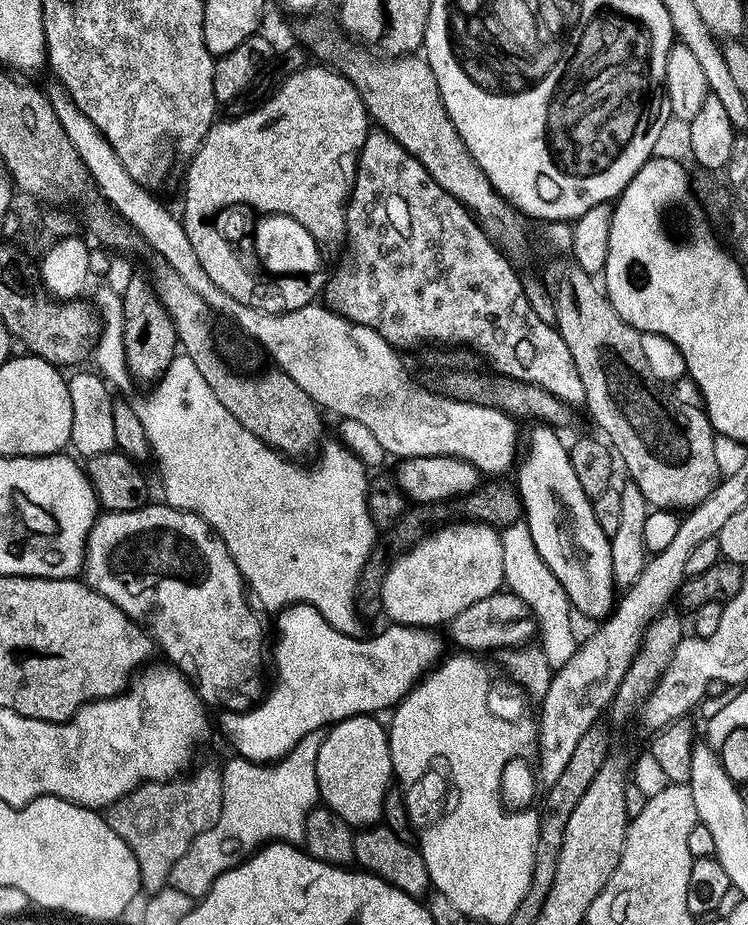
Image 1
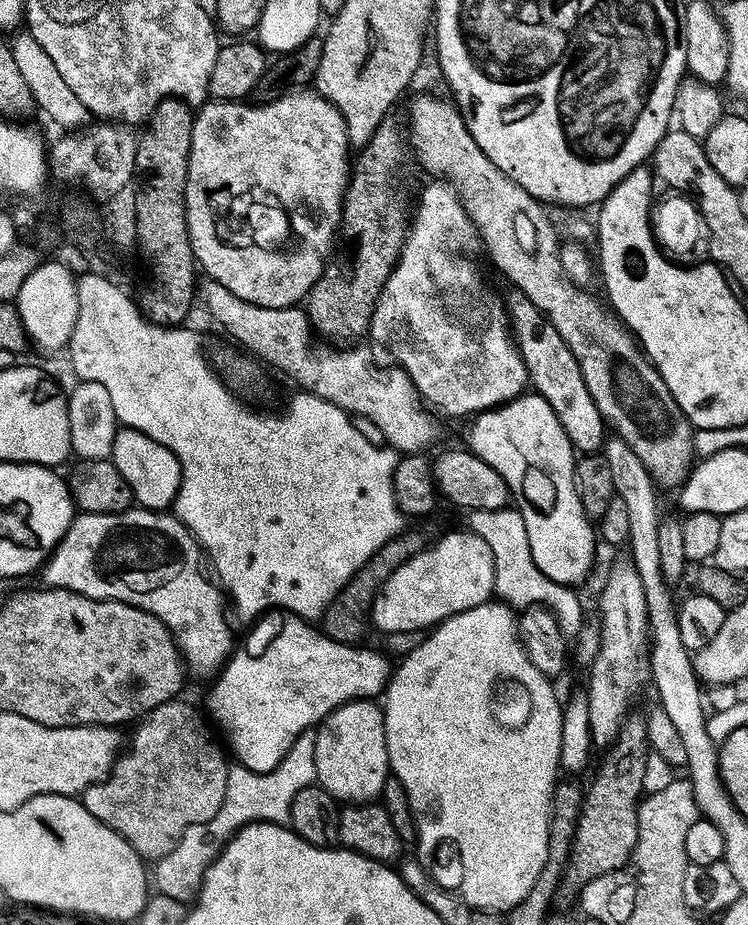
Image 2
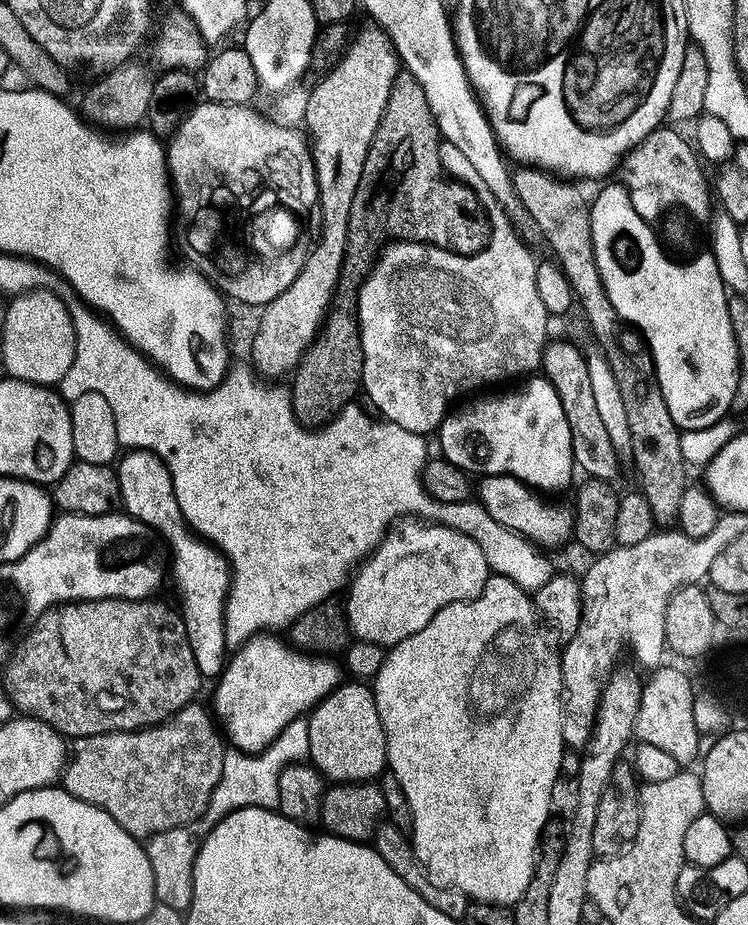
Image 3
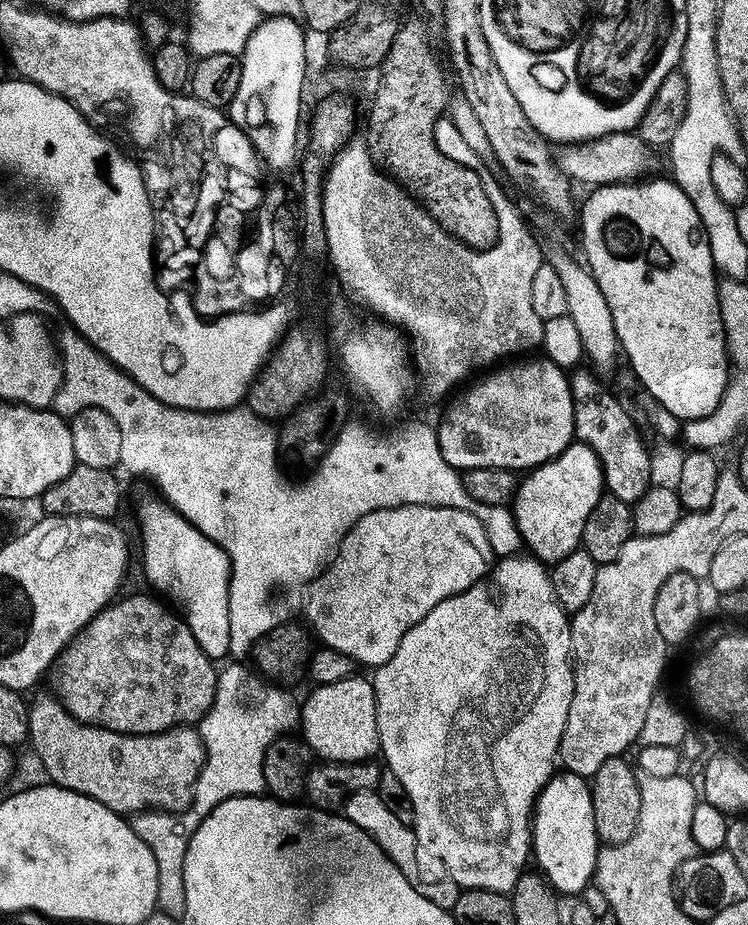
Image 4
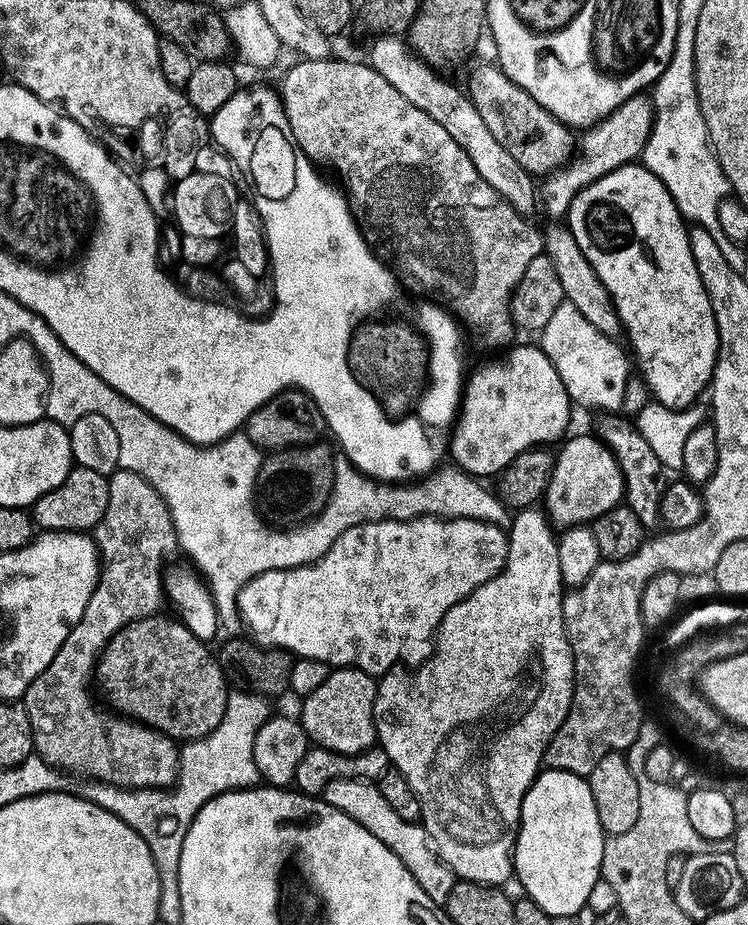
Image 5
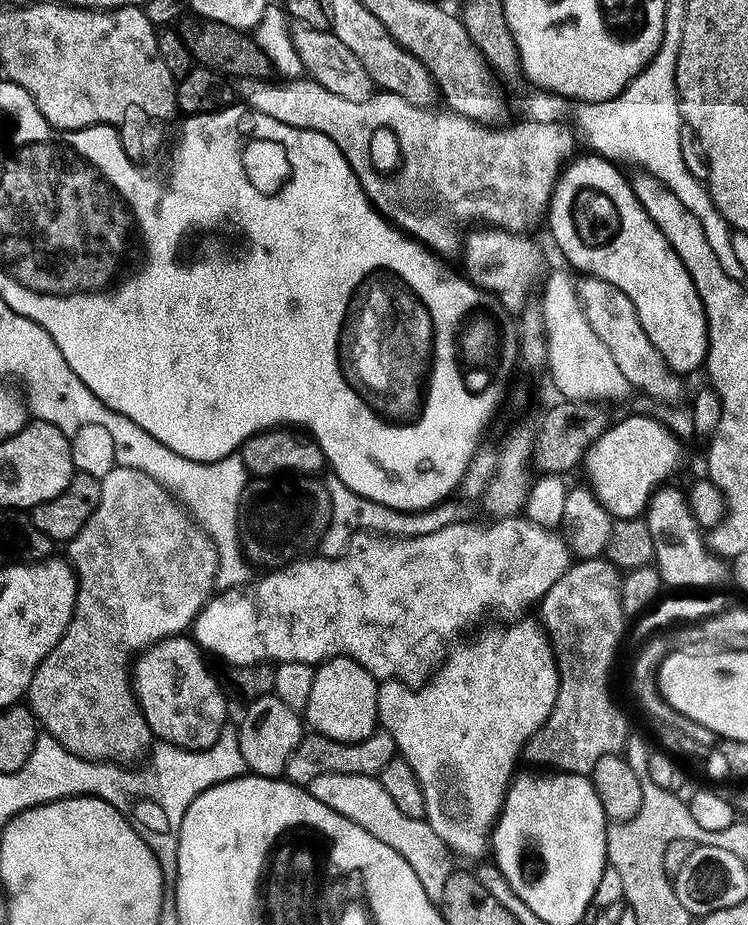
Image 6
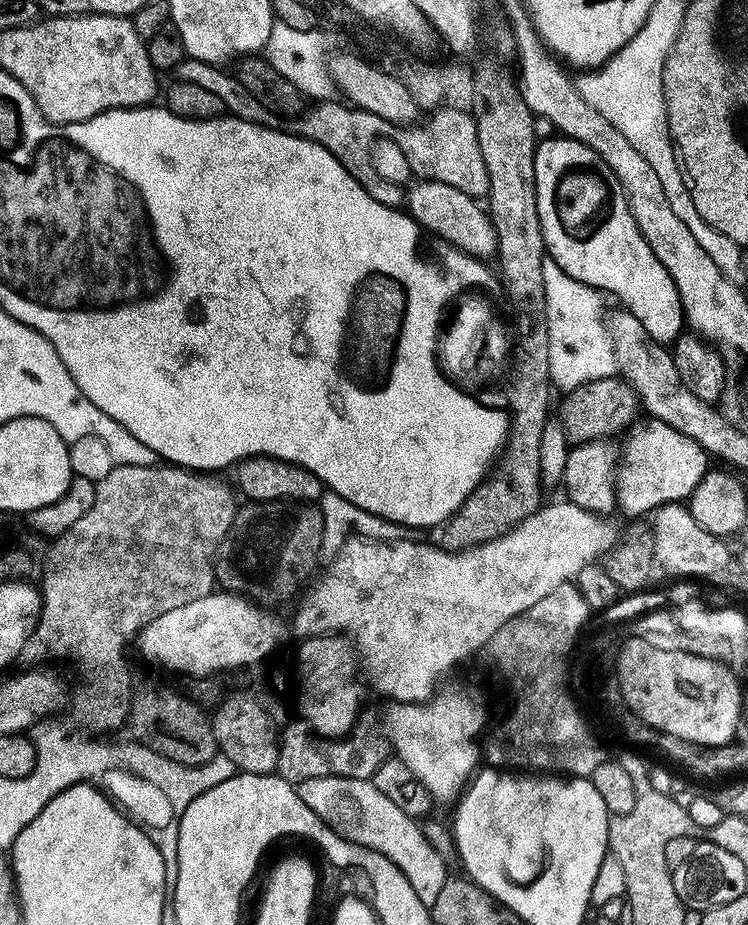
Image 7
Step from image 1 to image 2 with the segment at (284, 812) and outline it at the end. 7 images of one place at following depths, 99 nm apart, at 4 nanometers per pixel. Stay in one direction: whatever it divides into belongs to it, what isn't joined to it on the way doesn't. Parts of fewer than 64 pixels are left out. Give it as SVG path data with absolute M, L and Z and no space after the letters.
M315 731L301 733L280 764L268 773L254 773L241 766L229 767L226 798L218 814L214 814L210 822L190 826L182 834L182 838L178 838L174 850L155 861L155 891L166 898L174 898L185 906L191 905L200 895L200 887L204 885L204 872L241 828L257 822L287 825L294 794L298 794L298 790L309 787L315 781L315 741Z

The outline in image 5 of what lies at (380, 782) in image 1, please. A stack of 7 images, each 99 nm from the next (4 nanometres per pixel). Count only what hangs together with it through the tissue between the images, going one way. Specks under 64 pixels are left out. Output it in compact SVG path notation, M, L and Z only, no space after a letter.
M336 668L332 670L322 686L309 696L303 697L298 719L304 726L313 745L329 748L342 754L365 752L377 743L374 722L374 702L377 681L370 674L357 668Z

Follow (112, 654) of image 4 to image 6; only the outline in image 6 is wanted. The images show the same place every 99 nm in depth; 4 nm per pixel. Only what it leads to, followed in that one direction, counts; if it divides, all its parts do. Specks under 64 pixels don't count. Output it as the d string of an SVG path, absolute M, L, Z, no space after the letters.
M188 634L158 640L135 657L130 669L132 692L157 741L186 750L206 750L225 731L228 700L204 659L200 645Z

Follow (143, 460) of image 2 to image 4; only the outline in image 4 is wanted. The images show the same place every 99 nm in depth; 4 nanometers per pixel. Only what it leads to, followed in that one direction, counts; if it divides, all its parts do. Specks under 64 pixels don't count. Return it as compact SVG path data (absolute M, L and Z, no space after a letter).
M161 497L142 499L136 510L140 538L142 540L142 562L144 574L159 595L166 595L190 626L190 632L198 646L214 662L229 655L230 618L229 618L229 578L231 564L228 555L212 539L206 538L201 531L184 516L178 514L172 505Z

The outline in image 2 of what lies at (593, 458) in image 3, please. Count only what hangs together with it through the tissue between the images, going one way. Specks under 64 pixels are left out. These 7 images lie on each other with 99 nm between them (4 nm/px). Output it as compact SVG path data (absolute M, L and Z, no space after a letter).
M515 290L509 293L506 296L506 311L516 349L522 354L531 387L553 407L577 453L599 453L606 439L606 425L598 406L594 406L594 398L590 398L590 390L586 390L582 370L578 370L578 362L574 354L570 354L570 346L562 342L562 334L554 330L554 326L537 310L534 302L526 298L526 294Z

